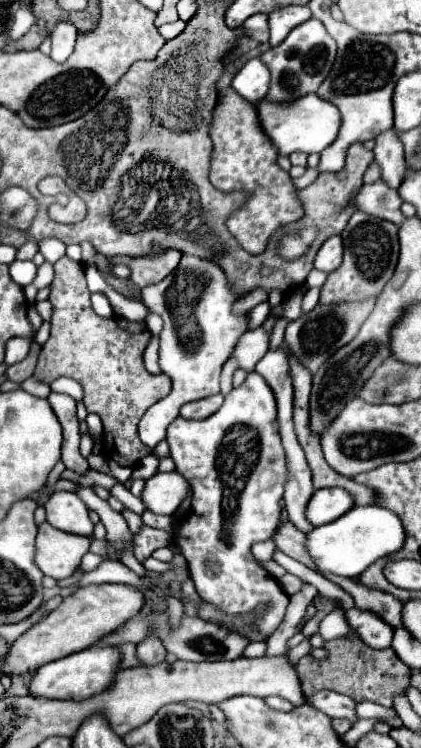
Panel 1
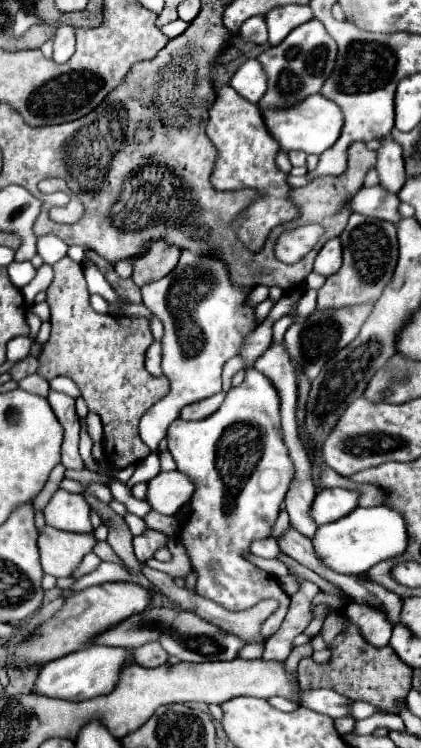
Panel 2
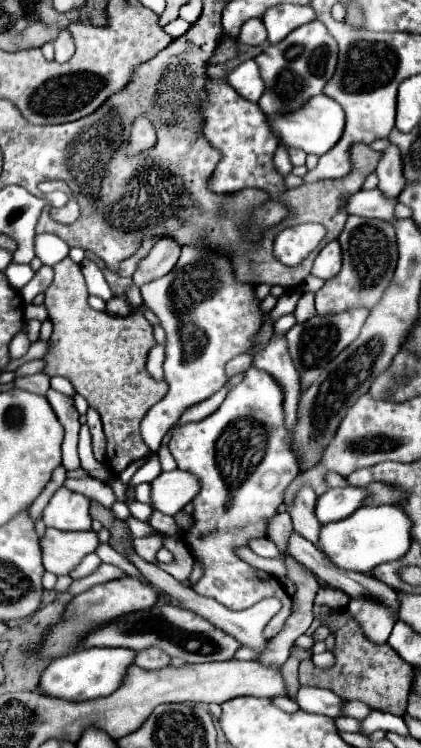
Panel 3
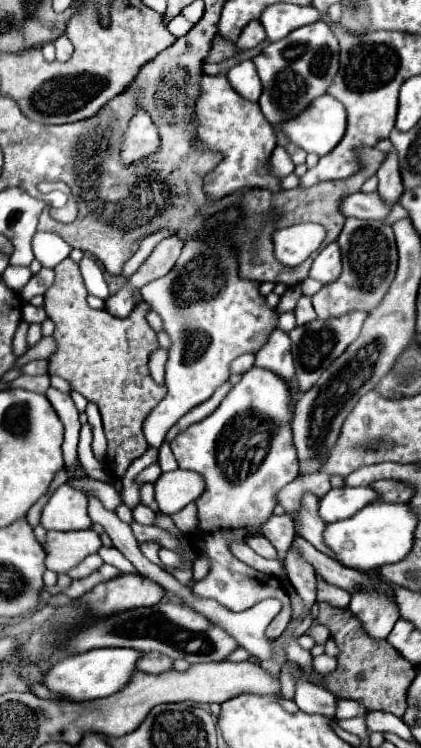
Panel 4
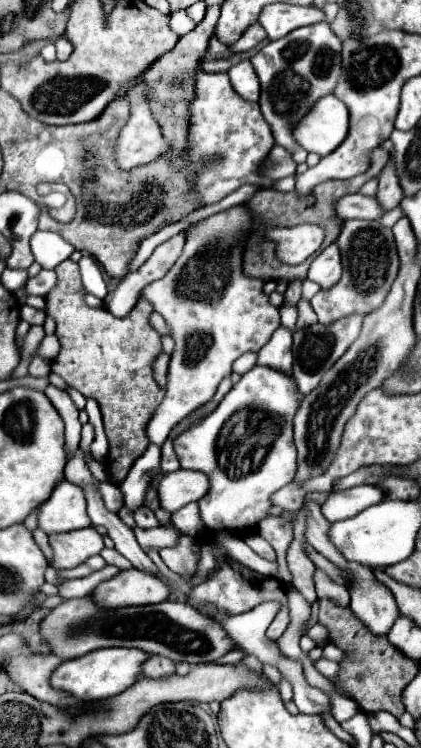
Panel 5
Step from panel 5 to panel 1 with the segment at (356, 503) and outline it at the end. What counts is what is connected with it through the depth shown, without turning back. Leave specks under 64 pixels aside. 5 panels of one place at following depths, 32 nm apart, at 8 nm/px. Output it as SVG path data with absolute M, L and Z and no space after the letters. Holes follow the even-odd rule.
M322 488L316 490L308 502L306 516L314 526L332 522L346 514L354 506L354 496L344 488Z

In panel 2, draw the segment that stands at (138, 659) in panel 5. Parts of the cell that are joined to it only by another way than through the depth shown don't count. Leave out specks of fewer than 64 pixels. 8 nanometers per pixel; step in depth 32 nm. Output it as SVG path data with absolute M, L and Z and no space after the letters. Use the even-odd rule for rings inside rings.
M84 646L82 650L76 650L64 658L56 658L48 662L36 680L36 692L50 696L50 698L62 698L62 700L88 700L96 696L110 694L118 678L130 660L130 652L124 648L110 648L110 646Z

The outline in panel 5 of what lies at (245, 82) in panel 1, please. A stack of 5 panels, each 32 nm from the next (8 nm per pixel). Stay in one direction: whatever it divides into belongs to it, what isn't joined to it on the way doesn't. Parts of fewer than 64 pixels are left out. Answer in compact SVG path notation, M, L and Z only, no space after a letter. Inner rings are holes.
M244 60L244 62L238 62L236 66L232 66L228 70L230 74L230 82L234 86L234 90L250 100L250 102L258 102L258 96L260 96L260 82L258 82L258 76L250 64L250 60Z

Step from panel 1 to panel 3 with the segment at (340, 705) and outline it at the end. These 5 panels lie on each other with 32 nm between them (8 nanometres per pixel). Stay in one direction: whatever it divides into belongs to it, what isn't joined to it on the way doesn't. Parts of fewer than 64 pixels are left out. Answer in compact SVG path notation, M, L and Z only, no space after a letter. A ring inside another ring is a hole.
M300 686L294 700L302 710L314 712L314 714L324 714L330 718L340 716L340 706L344 702L334 692L324 690L324 688L316 688L316 686Z

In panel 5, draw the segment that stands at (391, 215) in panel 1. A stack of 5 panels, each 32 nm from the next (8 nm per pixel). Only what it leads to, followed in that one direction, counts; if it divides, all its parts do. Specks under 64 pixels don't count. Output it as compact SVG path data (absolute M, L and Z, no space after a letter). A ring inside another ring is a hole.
M352 194L352 196L344 196L334 204L336 214L342 220L348 218L366 218L366 220L380 220L382 212L380 212L380 204L376 204L374 198L364 198L360 194Z

